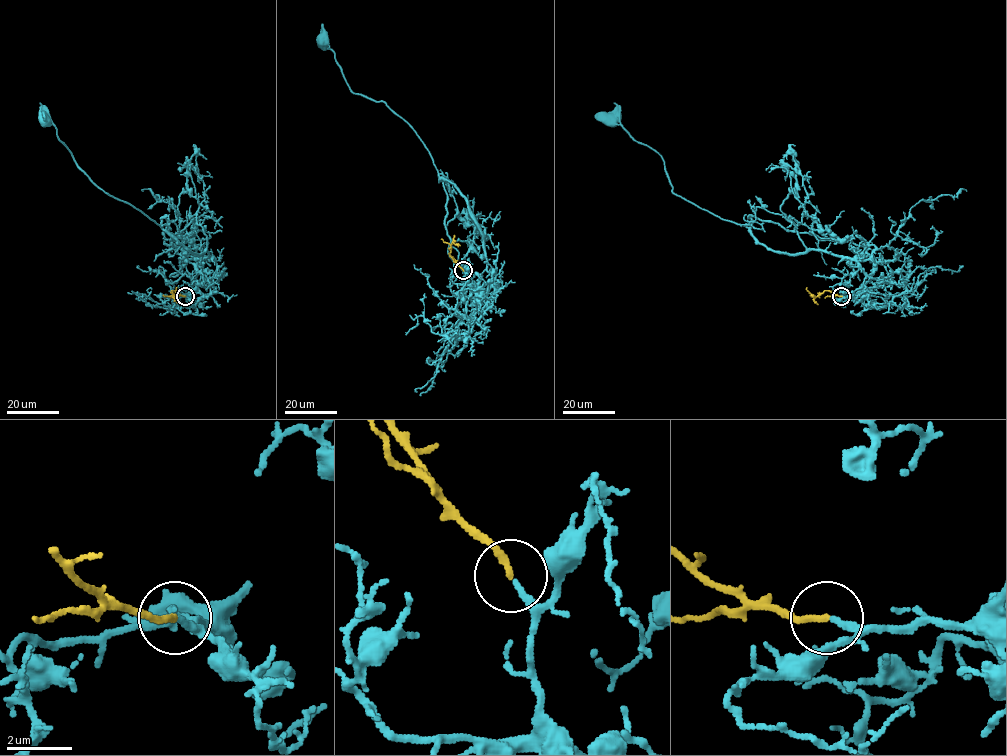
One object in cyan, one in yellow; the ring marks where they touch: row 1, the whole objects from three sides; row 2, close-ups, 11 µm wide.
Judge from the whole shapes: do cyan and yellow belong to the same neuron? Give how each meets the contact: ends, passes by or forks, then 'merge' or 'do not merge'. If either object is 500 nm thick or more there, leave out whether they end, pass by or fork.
cyan ends; yellow ends; merge

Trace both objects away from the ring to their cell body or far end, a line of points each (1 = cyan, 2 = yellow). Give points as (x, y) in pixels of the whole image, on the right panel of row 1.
1: (842, 296), (871, 278), (870, 258), (768, 250), (746, 227), (675, 195), (662, 157), (611, 117)
2: (842, 296), (825, 290), (814, 297), (806, 287)

